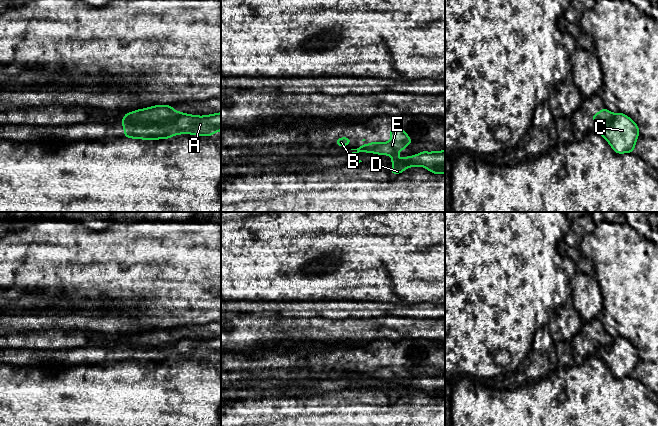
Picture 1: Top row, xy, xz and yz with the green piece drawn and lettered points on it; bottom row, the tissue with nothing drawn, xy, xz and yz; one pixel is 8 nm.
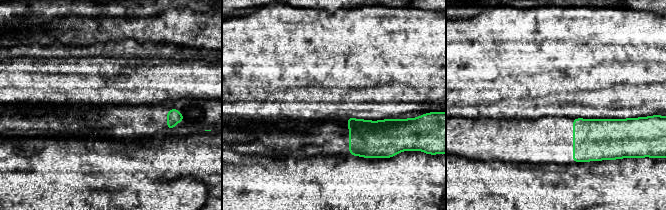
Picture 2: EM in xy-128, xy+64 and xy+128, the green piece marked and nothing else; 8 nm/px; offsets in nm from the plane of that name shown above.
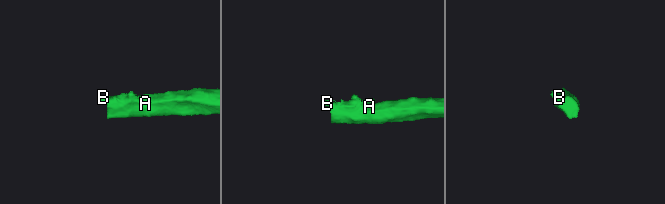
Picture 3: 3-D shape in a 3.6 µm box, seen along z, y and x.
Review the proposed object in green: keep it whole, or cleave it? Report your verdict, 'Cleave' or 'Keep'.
Cleave

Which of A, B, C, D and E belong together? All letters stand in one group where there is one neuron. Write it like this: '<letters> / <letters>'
A C D / B E

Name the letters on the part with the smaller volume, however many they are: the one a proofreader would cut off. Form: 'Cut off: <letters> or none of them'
Cut off: B, E

